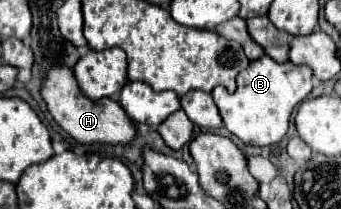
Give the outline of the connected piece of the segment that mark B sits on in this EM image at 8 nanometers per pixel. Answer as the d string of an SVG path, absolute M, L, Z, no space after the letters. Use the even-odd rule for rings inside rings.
M263 54L259 60L251 62L237 76L237 90L229 94L223 86L213 88L211 96L221 112L227 130L251 146L269 146L279 142L287 134L289 118L295 106L299 106L311 92L311 70L307 66L295 66L291 62L275 62L271 56Z

